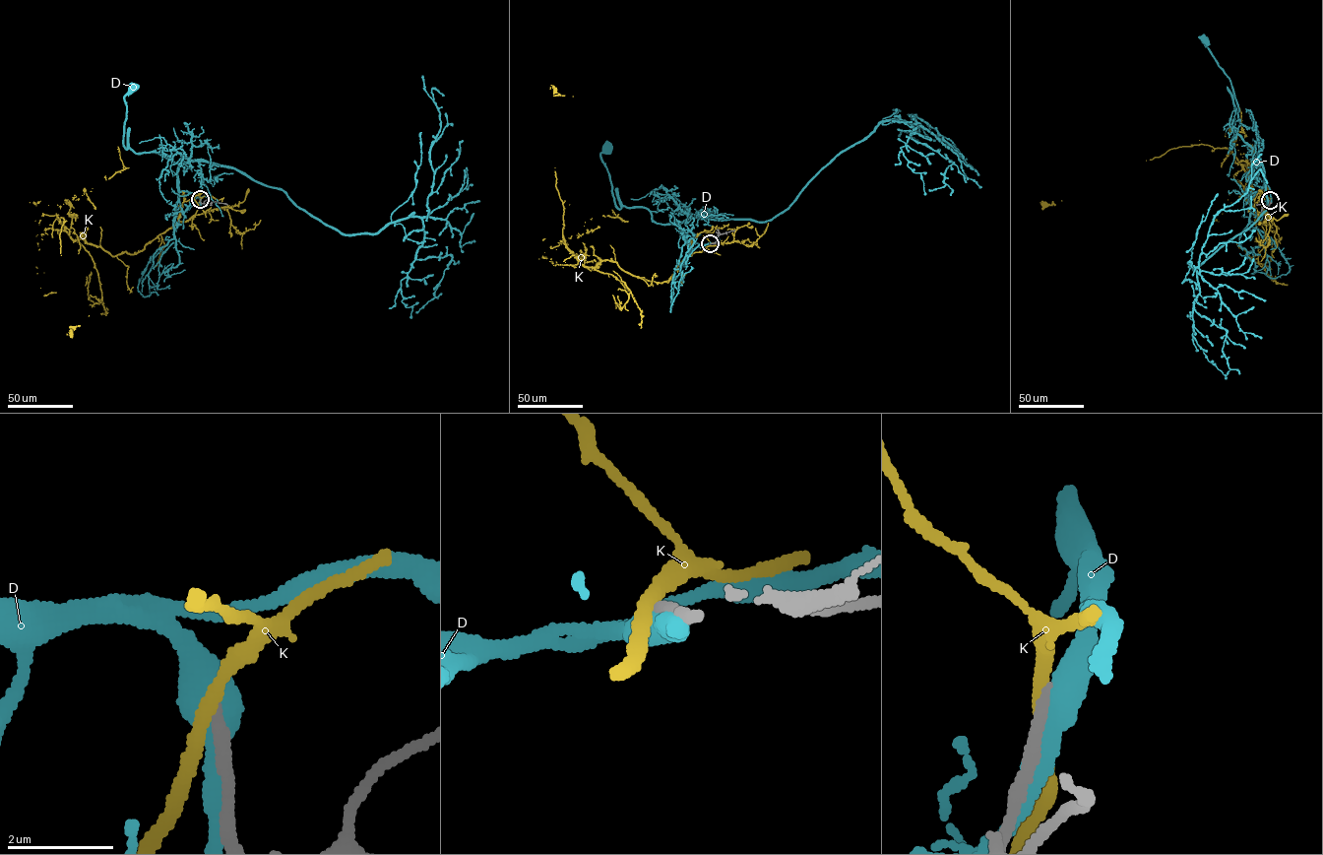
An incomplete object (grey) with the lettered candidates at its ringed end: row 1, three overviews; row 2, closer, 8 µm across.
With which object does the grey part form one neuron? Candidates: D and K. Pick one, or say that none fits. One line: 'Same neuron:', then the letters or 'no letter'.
Same neuron: no letter

